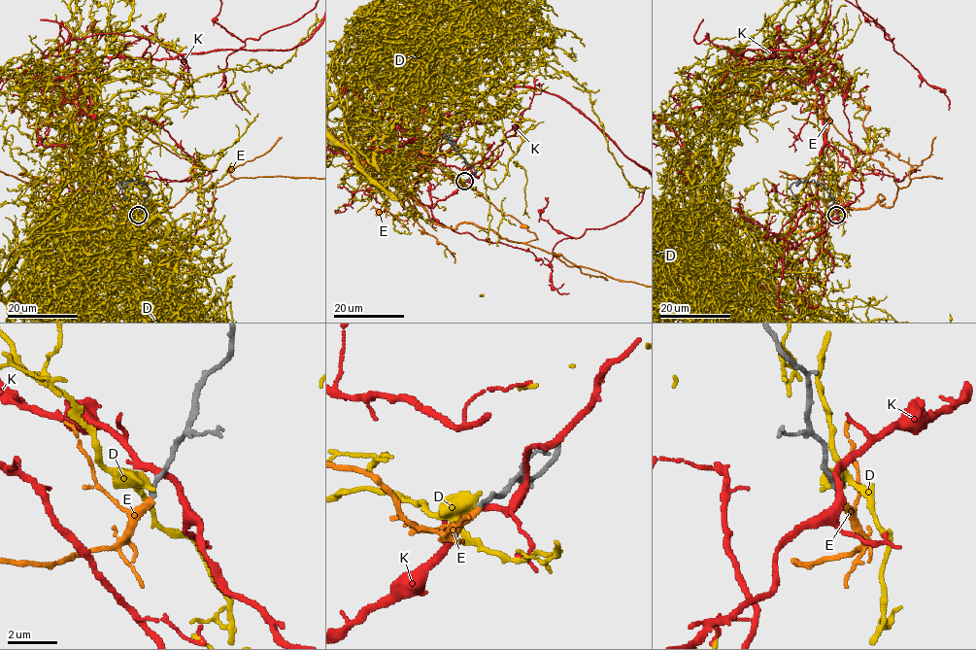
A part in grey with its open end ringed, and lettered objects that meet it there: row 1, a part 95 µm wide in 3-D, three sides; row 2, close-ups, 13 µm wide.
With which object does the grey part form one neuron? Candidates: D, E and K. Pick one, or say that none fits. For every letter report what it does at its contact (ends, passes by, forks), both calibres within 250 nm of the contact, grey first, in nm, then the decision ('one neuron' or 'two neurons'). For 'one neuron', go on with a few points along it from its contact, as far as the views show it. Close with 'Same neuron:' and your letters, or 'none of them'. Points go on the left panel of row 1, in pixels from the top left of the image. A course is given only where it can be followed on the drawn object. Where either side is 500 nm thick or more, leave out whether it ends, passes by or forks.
D: it passes by; 240 nm thick on the grey side, 380 nm on the other; two neurons
E: it ends there; 200 nm thick on the grey side, 300 nm on the other; one neuron
K: it passes by; 260 nm thick on the grey side, 240 nm on the other; two neurons
Same neuron: E

